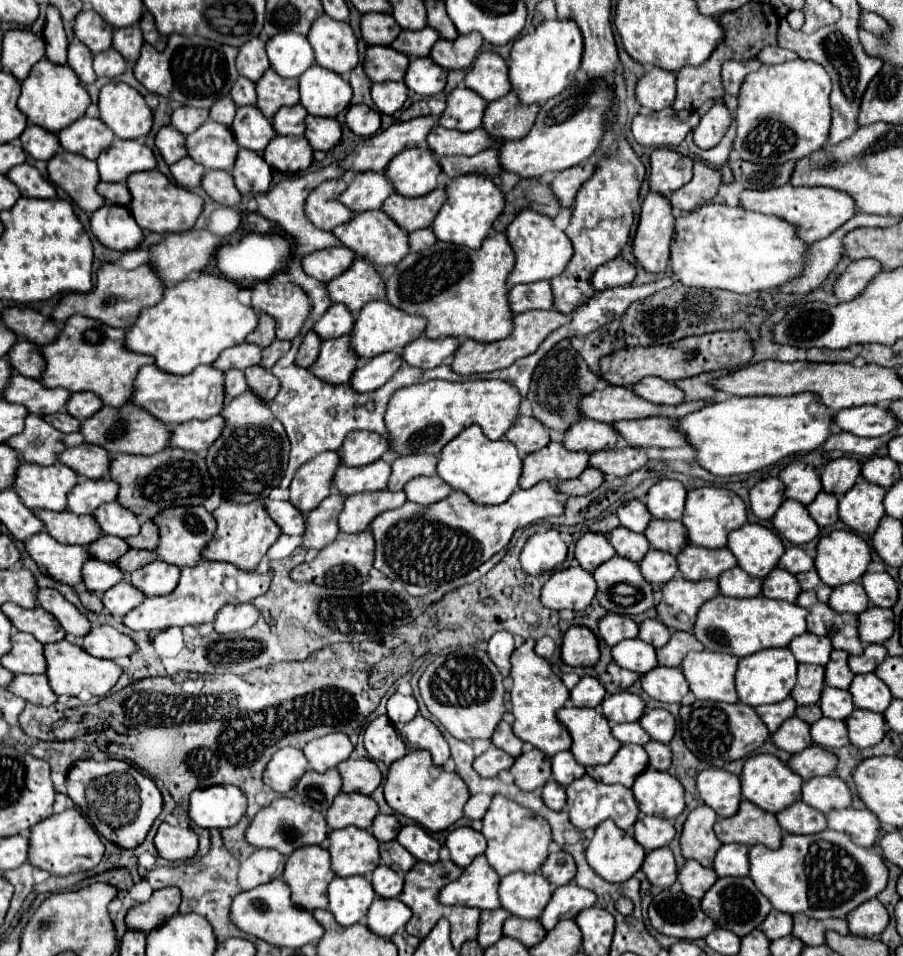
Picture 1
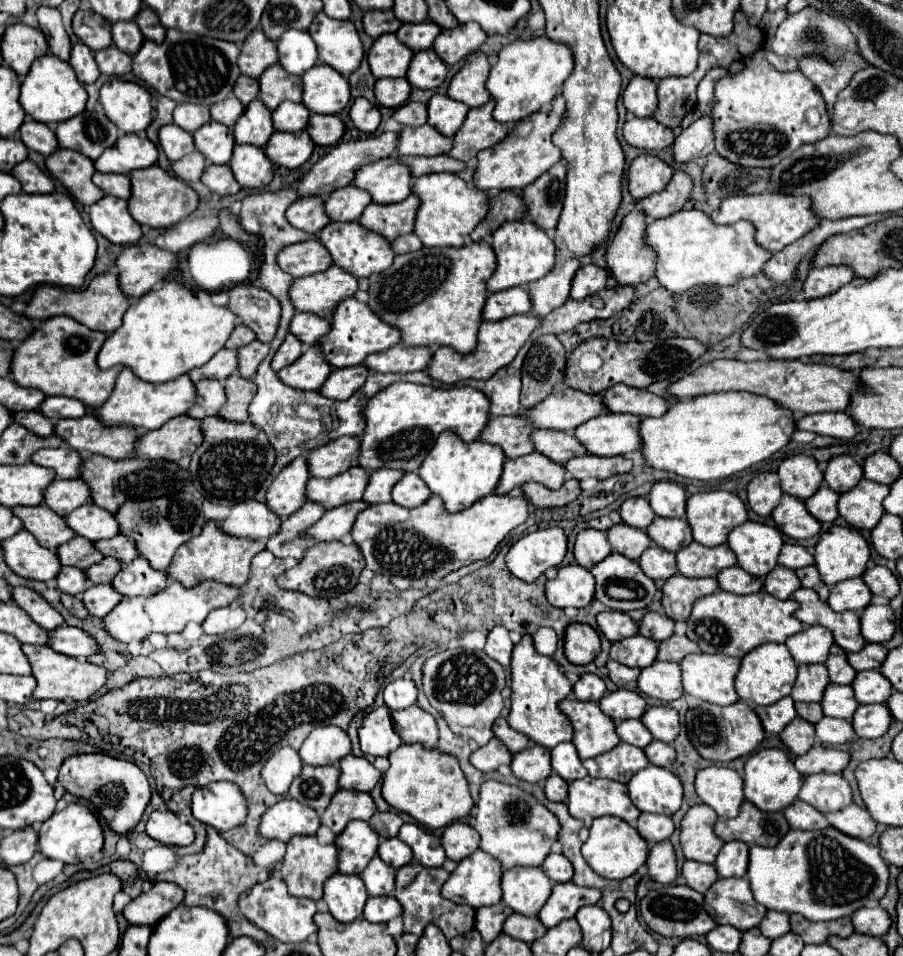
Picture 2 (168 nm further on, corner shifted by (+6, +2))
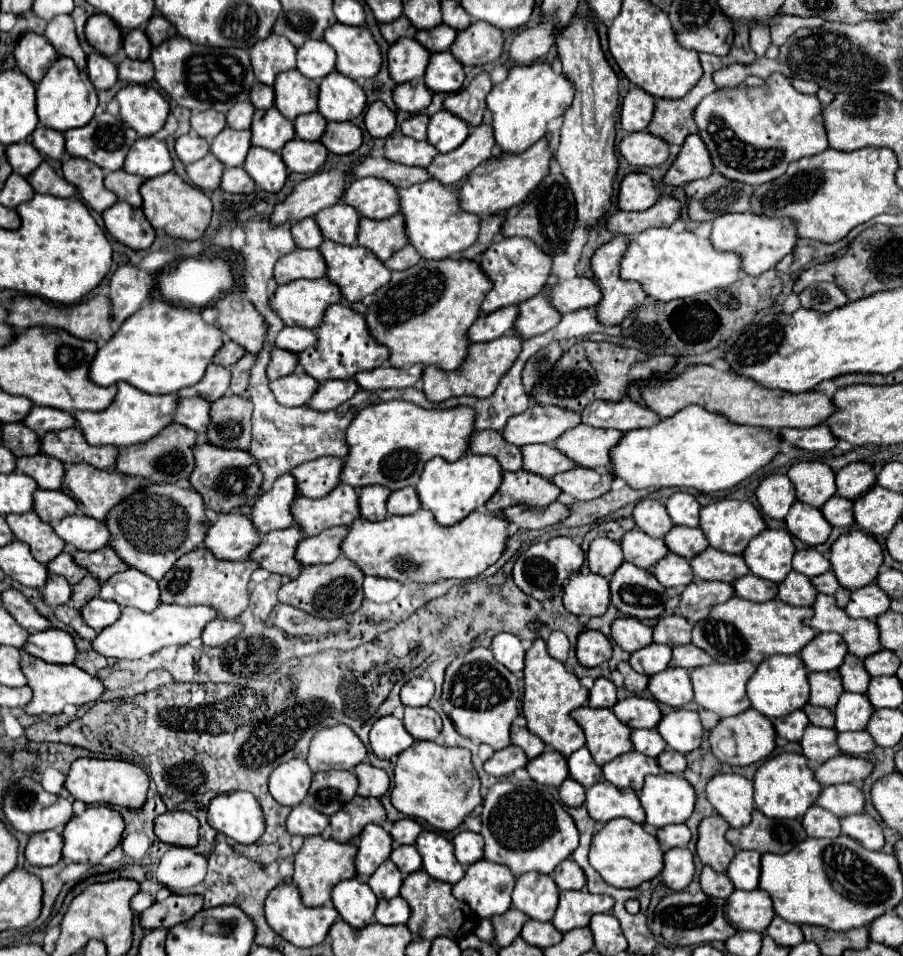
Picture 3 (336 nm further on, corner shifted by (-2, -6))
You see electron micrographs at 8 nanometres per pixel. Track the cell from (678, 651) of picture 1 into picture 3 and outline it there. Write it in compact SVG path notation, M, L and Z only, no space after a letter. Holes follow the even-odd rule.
M683 644L679 648L673 648L673 658L671 658L669 666L679 666L679 668L693 670L697 666L713 664L713 662L715 660L707 652L703 652L701 648L697 648L695 644Z

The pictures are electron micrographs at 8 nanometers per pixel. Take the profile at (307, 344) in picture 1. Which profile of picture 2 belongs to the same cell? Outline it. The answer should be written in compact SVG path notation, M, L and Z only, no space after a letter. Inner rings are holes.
M287 334L283 344L279 346L279 350L275 352L275 358L271 360L271 368L277 372L277 370L293 364L301 354L303 354L303 344L299 340L295 340L293 334Z

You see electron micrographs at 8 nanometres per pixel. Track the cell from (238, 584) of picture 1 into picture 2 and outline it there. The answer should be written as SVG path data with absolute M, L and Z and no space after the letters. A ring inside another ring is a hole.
M213 580L201 582L195 588L183 588L179 582L171 582L165 590L161 590L155 596L123 598L117 604L117 608L113 608L103 618L103 626L109 632L109 636L117 642L123 642L123 644L129 644L133 640L141 642L153 632L171 634L171 632L181 632L187 626L187 622L201 624L211 610L215 610L219 606L229 606L231 602L235 602L239 598L239 594L241 594L239 588L231 588L231 586L213 582Z

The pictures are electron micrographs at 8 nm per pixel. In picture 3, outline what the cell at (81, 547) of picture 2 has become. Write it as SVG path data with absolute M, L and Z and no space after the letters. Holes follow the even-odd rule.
M61 552L55 560L51 560L51 562L47 564L47 568L49 568L51 574L61 574L61 576L65 576L71 584L77 584L79 580L83 580L83 578L89 574L85 568L81 568L81 566L75 562L75 558L73 558L71 552Z

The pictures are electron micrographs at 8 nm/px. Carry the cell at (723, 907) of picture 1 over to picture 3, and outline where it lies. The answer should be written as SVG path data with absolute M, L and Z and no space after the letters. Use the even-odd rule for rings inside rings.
M735 890L725 904L725 916L735 930L765 932L775 912L771 898L763 890Z

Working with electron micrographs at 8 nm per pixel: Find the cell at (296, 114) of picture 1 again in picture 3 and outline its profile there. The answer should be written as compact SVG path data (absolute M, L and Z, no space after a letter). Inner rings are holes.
M311 112L311 114L301 114L295 118L293 122L295 126L295 136L303 138L303 140L319 140L321 134L325 132L327 120L319 114L319 112Z

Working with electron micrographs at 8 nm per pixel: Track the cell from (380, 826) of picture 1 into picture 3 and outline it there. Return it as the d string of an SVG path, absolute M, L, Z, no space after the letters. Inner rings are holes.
M403 818L403 820L397 820L393 826L391 826L391 838L393 842L399 846L399 844L413 844L415 838L419 836L421 832L421 824L413 818Z

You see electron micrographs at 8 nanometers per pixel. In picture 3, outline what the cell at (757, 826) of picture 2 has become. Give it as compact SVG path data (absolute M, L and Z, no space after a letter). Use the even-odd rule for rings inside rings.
M753 810L749 826L727 830L727 842L737 850L755 850L761 854L785 854L805 838L807 834L799 820L773 820L763 816L759 810Z

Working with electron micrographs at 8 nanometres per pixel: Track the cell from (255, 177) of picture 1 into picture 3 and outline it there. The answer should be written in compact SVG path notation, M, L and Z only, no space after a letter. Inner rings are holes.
M251 148L243 168L265 192L279 192L287 180L287 168L281 156L275 152L263 152L263 148Z

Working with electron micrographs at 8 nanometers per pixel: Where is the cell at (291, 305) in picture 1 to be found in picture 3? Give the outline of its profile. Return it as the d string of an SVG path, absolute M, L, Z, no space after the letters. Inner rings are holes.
M229 292L215 306L221 310L217 324L223 328L225 336L241 344L247 352L261 352L267 336L267 322L253 302L239 292Z

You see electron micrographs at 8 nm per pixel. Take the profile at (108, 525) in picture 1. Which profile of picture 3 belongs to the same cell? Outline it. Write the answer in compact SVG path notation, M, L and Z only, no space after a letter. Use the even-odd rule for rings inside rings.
M85 514L67 516L55 526L55 532L67 544L73 544L77 550L87 550L87 552L95 552L107 546L111 538L109 528L101 520L95 520Z

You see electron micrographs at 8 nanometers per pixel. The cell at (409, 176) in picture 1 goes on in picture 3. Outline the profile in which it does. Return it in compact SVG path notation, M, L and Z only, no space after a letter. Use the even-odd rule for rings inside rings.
M379 178L353 180L345 190L345 202L373 220L385 220L399 212L397 186Z

